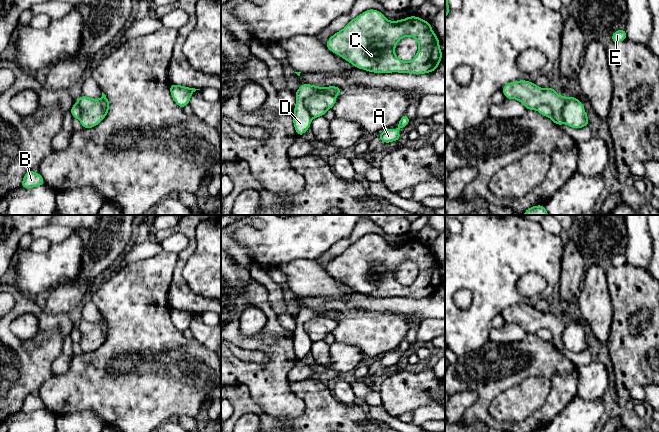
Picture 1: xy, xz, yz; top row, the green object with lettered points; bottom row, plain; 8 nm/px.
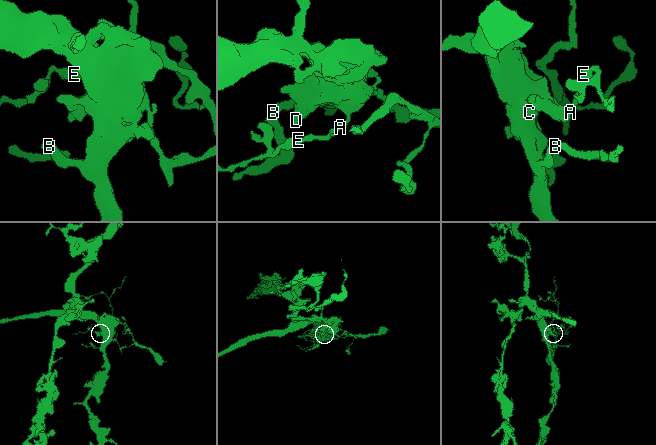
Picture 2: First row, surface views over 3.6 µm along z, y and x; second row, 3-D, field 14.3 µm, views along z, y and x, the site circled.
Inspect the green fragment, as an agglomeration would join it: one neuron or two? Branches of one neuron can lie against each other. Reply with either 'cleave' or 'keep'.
cleave

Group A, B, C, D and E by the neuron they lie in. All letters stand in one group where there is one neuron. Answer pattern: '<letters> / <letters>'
A D E / B C

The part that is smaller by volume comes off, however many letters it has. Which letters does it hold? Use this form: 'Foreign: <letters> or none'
Foreign: A, D, E

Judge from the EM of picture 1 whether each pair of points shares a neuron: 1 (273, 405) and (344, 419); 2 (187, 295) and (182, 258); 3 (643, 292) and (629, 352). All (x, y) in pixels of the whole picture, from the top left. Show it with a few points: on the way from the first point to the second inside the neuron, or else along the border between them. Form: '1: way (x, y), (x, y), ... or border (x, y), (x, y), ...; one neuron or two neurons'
1: border (291, 391), (303, 401), (304, 411), (283, 421); two neurons
2: way (179, 286), (179, 267); one neuron
3: way (628, 307), (623, 312), (623, 337); one neuron

